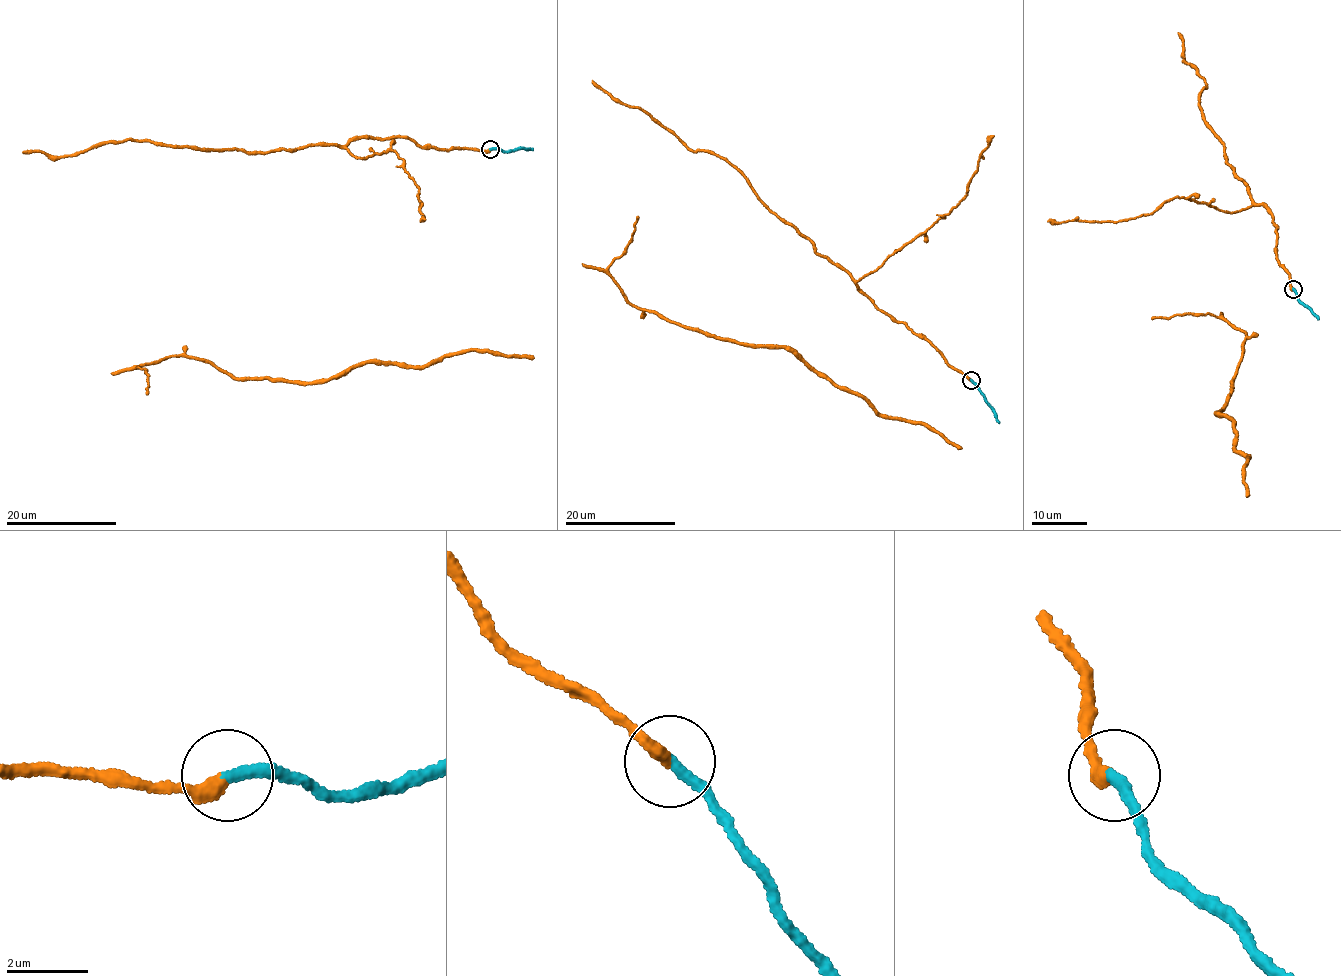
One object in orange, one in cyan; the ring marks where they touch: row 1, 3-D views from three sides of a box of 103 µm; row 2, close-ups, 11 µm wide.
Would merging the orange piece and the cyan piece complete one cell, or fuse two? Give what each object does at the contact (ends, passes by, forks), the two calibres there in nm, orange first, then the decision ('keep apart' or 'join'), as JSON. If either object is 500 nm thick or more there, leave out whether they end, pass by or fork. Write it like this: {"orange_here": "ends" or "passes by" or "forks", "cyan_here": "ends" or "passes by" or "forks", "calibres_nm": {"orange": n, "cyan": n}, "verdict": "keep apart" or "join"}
{"orange_here": "ends", "cyan_here": "ends", "calibres_nm": {"orange": 320, "cyan": 280}, "verdict": "keep apart"}

